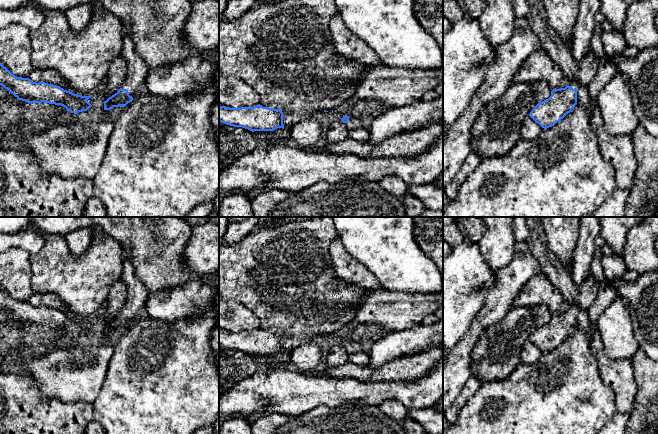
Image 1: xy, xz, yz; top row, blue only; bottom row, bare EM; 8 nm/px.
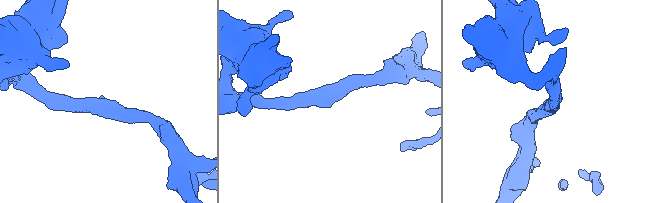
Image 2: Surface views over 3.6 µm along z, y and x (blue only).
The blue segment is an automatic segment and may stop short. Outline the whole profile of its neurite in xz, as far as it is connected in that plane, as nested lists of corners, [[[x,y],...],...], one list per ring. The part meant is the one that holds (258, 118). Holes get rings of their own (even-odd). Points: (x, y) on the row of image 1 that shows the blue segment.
[[[219,106],[219,121],[221,123],[254,131],[273,131],[283,128],[283,112],[280,109],[263,107],[230,108]]]

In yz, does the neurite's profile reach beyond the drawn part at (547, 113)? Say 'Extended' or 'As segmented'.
Extended

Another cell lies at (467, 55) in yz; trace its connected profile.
[[[465,15],[453,23],[452,28],[443,36],[443,123],[446,130],[467,109],[496,55],[497,48],[484,37],[479,21],[475,18]]]

